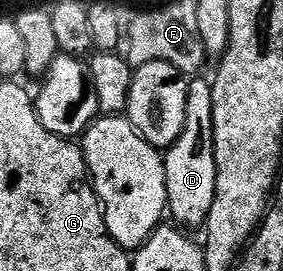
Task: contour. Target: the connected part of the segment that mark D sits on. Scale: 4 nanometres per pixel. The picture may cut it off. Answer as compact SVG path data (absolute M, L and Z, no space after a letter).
M194 77L189 80L184 133L180 133L180 137L164 155L168 211L171 216L174 214L176 219L174 221L186 229L191 229L190 227L201 228L205 224L216 197L216 149L214 148L214 122L212 121L212 83L209 78L202 78Z

